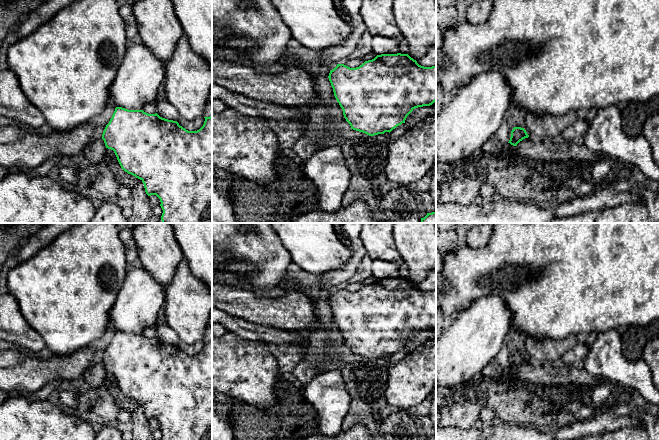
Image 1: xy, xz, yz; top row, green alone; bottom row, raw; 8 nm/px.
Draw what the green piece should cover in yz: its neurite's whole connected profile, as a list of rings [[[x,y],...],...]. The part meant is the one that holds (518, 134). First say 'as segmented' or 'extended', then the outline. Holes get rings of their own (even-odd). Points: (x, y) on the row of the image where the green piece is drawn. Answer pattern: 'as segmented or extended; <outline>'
as segmented; [[[514,127],[511,131],[511,137],[508,143],[513,146],[517,146],[517,144],[525,138],[528,138],[529,135],[527,134],[526,130],[521,127]]]

